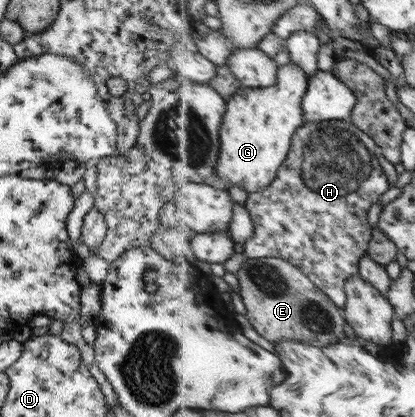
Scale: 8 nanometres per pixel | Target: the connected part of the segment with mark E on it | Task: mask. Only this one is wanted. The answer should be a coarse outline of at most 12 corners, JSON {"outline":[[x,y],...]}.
{"outline":[[248,257],[247,317],[274,345],[327,348],[345,310],[290,260]]}

